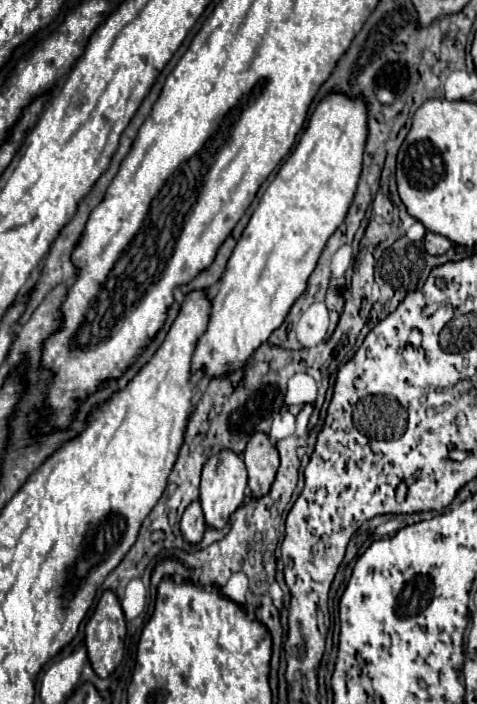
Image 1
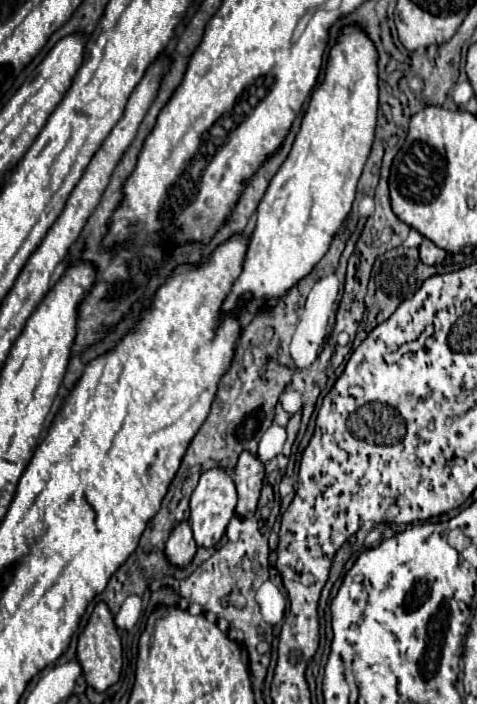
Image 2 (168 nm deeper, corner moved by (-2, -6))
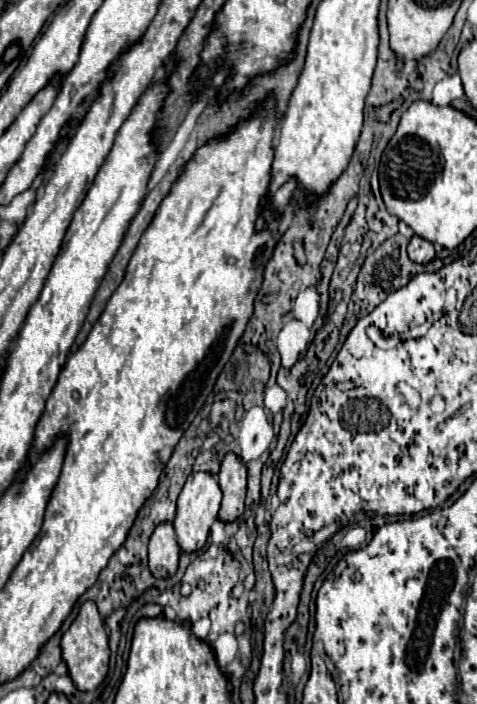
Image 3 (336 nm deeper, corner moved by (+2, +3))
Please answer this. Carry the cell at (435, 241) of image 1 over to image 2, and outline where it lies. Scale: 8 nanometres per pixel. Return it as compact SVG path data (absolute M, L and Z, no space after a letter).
M424 239L422 245L420 245L420 259L426 263L426 265L436 265L440 261L444 261L446 257L446 251L440 249L438 245L434 245L430 239Z

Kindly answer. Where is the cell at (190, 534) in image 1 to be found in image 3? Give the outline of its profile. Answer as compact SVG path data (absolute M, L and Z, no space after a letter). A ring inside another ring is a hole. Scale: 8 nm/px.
M172 524L156 526L148 544L148 568L156 578L168 578L176 574L180 550L174 538ZM164 570L164 572L160 572Z

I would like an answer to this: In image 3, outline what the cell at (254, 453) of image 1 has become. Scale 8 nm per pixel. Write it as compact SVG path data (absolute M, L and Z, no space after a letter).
M226 454L218 472L218 484L222 490L222 504L218 518L222 522L234 522L244 512L246 496L246 466L236 454Z

